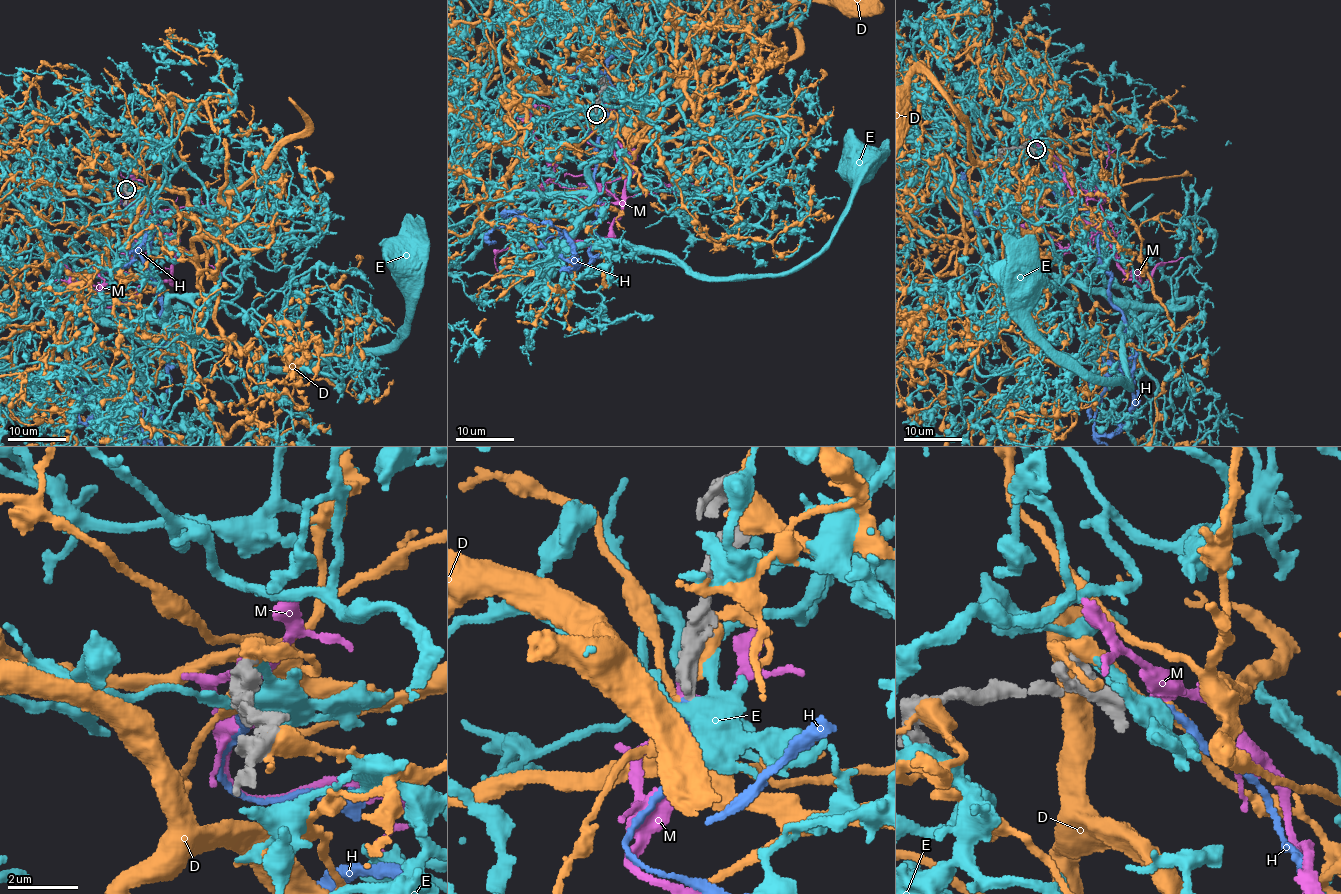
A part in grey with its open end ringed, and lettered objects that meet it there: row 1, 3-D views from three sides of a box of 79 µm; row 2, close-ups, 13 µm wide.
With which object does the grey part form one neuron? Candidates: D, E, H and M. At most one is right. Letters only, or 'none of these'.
H

